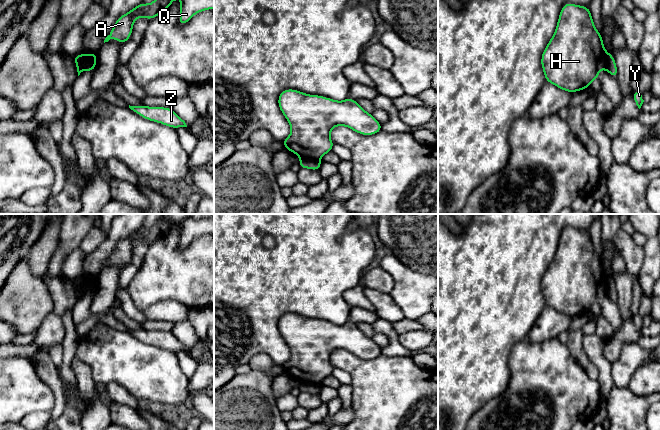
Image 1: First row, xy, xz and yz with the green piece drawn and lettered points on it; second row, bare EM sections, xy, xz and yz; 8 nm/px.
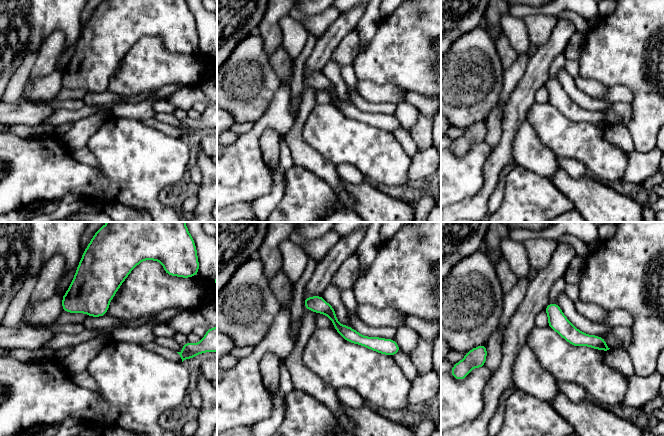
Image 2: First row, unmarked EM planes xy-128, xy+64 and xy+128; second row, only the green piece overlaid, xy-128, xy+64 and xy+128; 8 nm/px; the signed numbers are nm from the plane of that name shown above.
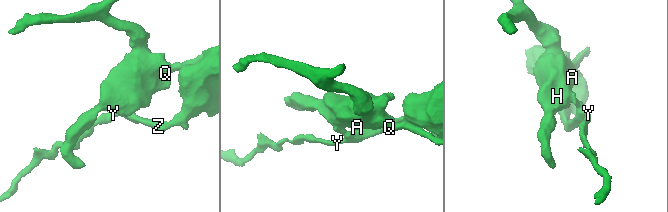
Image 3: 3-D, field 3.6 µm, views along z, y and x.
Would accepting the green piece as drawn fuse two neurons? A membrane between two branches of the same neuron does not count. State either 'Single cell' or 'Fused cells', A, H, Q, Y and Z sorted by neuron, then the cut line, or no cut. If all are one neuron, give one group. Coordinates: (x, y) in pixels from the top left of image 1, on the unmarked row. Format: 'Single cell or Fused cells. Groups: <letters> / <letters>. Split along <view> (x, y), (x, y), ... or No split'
Fused cells. Groups: A H Q / Y Z. Split along xz (301, 382), (319, 385)

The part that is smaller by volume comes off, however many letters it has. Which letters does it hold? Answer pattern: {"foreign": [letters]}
{"foreign": ["A", "H", "Q"]}

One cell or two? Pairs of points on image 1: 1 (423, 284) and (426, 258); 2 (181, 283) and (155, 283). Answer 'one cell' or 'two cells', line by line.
1: two cells
2: one cell

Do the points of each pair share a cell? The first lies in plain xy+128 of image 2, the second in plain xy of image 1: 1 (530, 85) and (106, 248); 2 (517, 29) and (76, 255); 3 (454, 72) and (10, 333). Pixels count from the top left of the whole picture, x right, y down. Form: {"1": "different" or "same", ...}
{"1": "same", "2": "same", "3": "different"}

